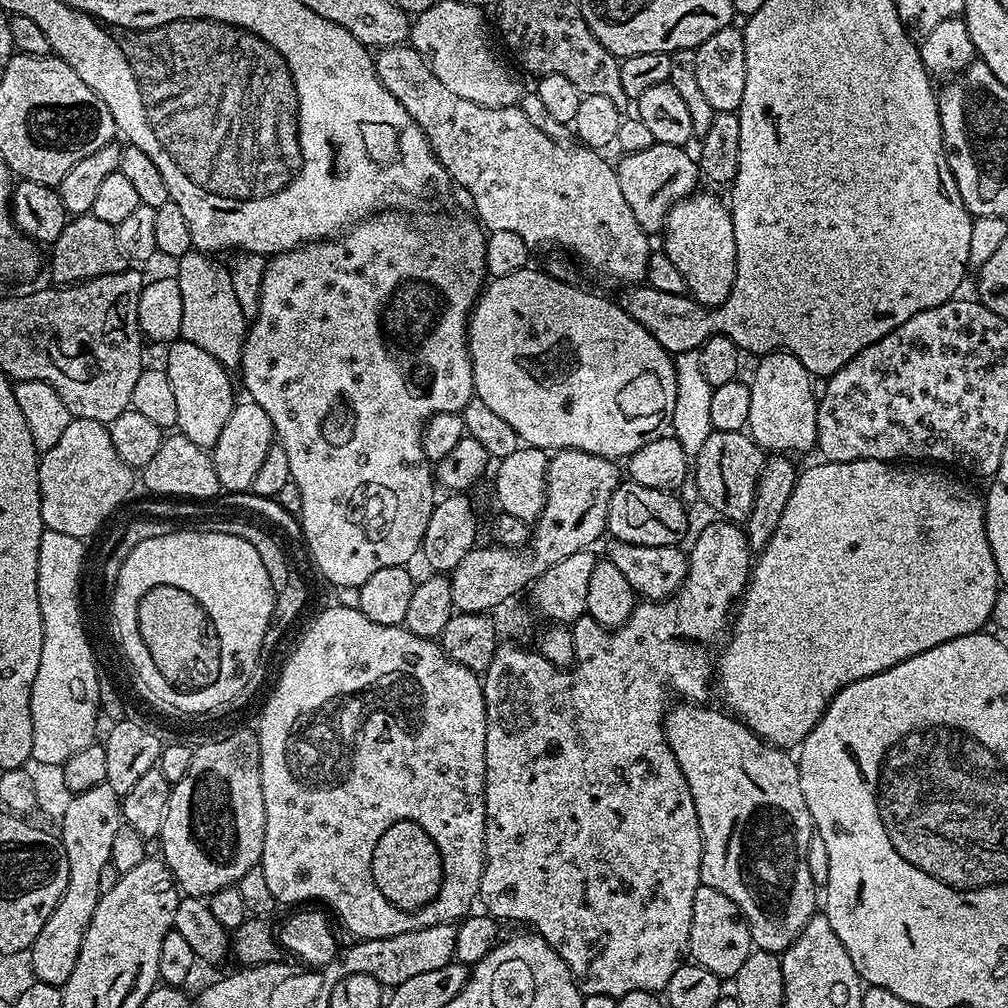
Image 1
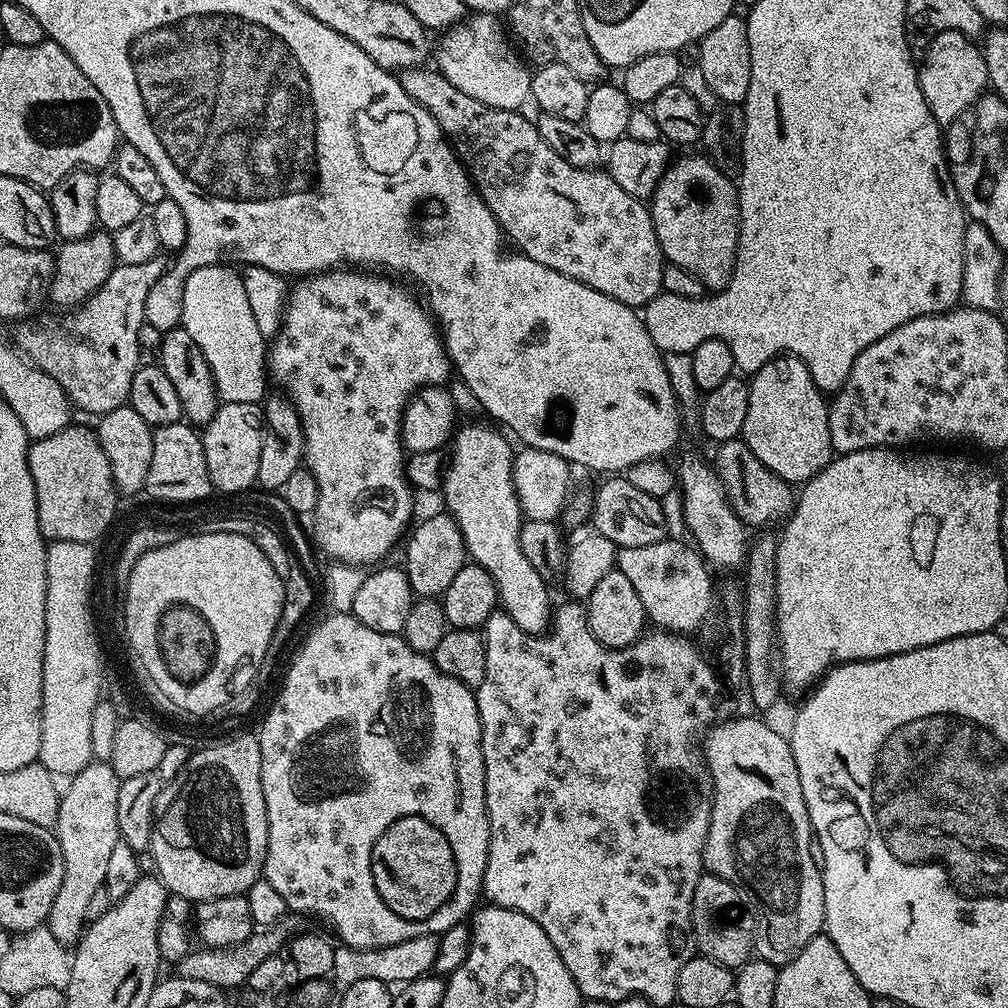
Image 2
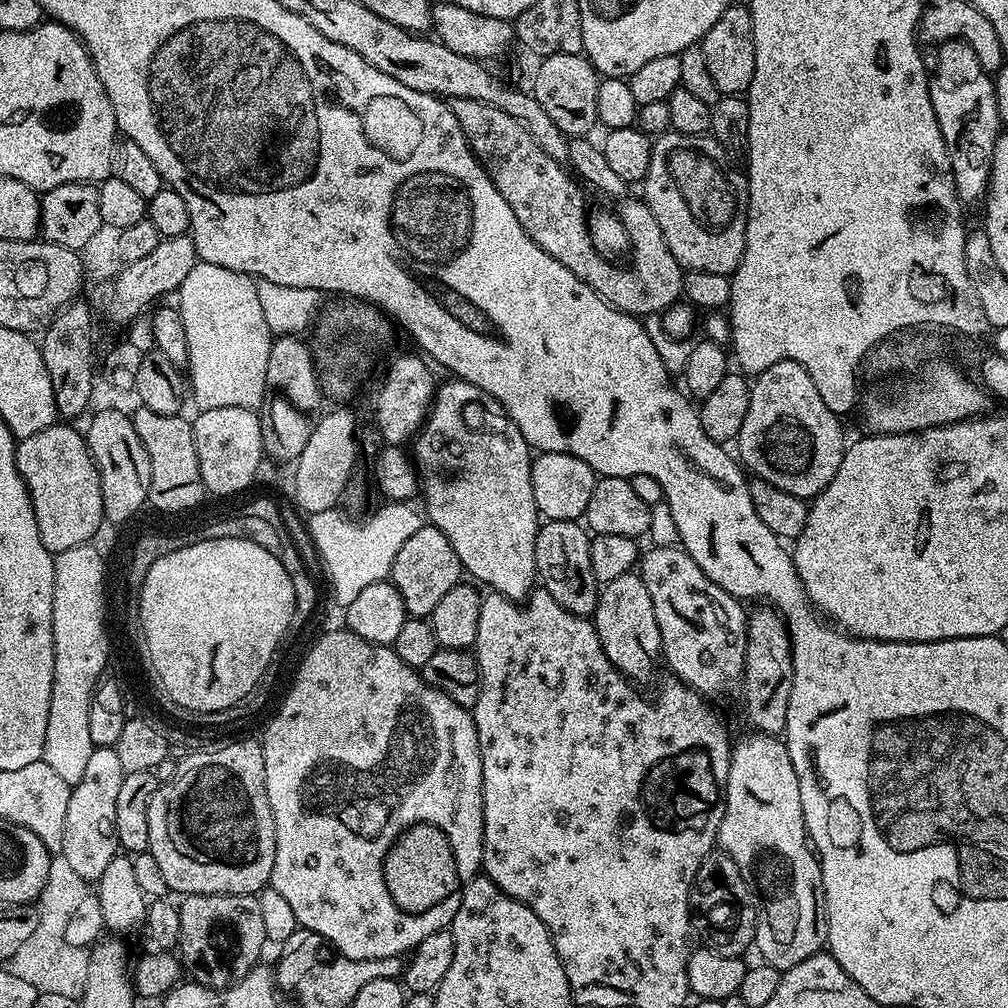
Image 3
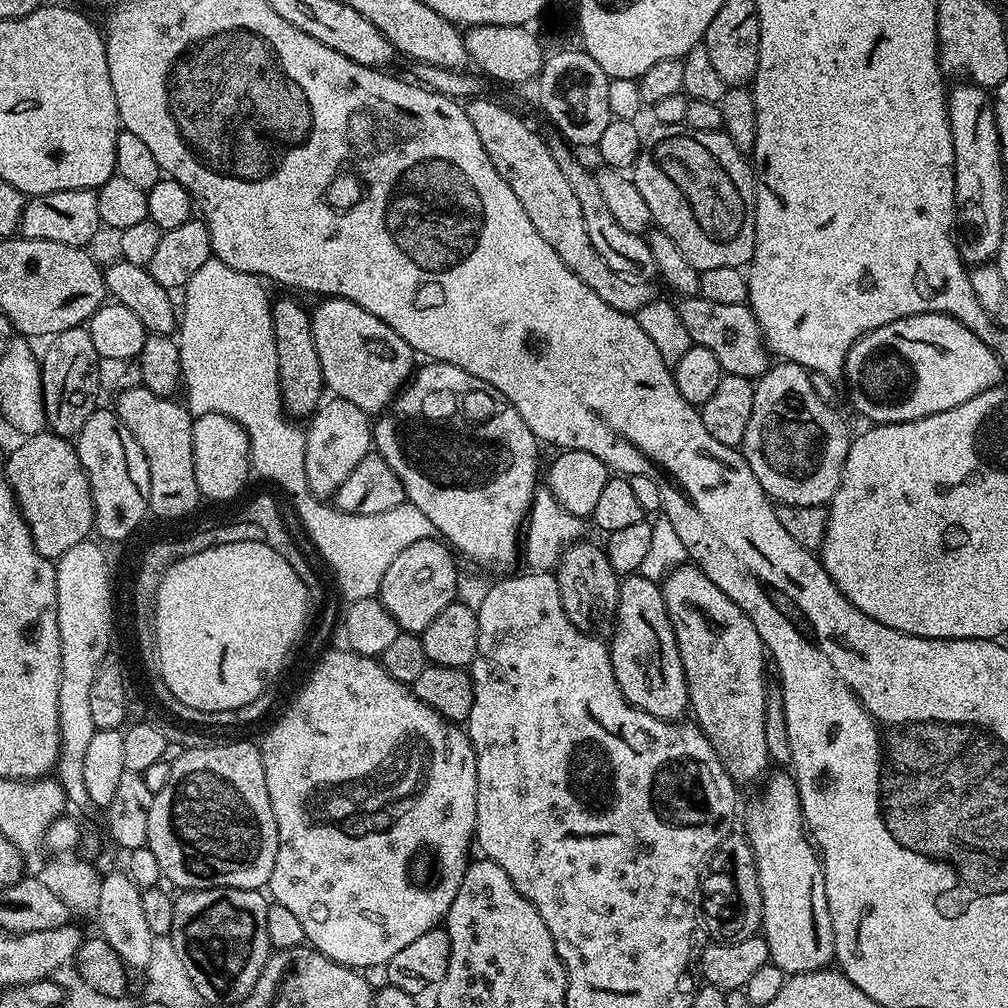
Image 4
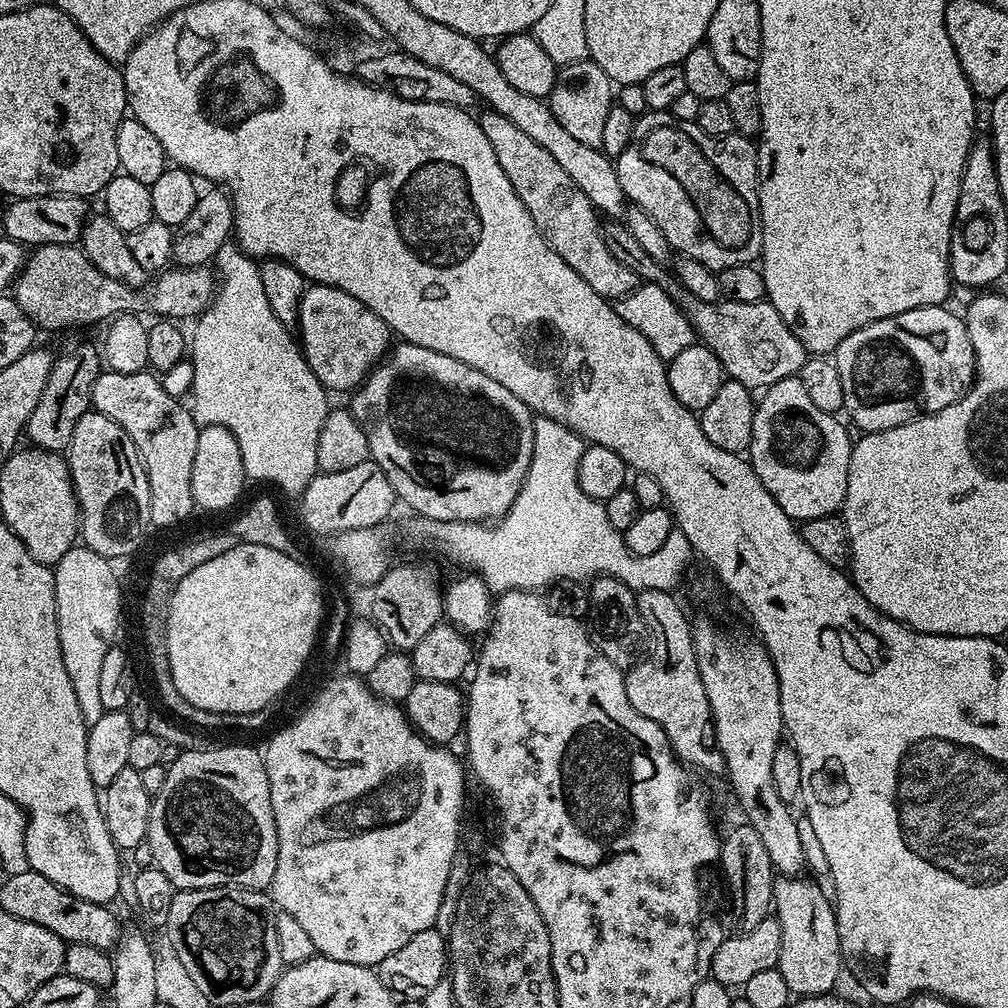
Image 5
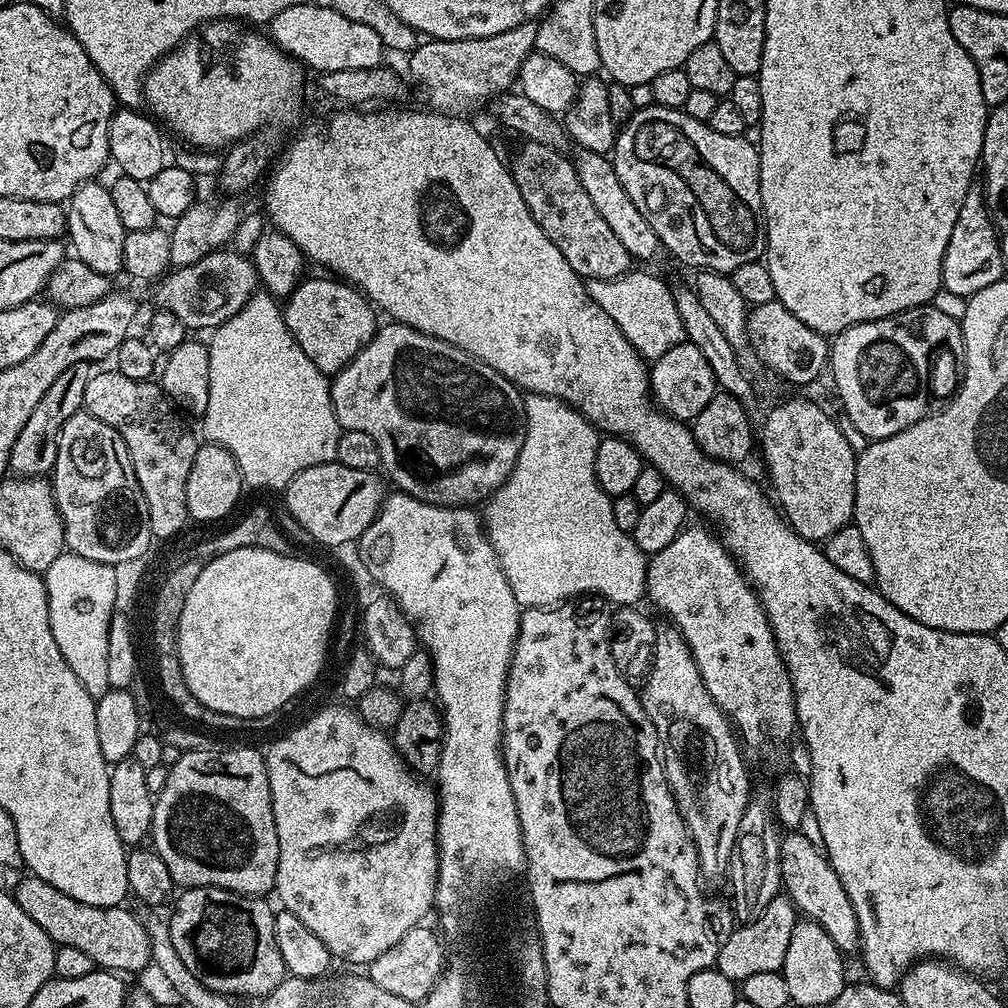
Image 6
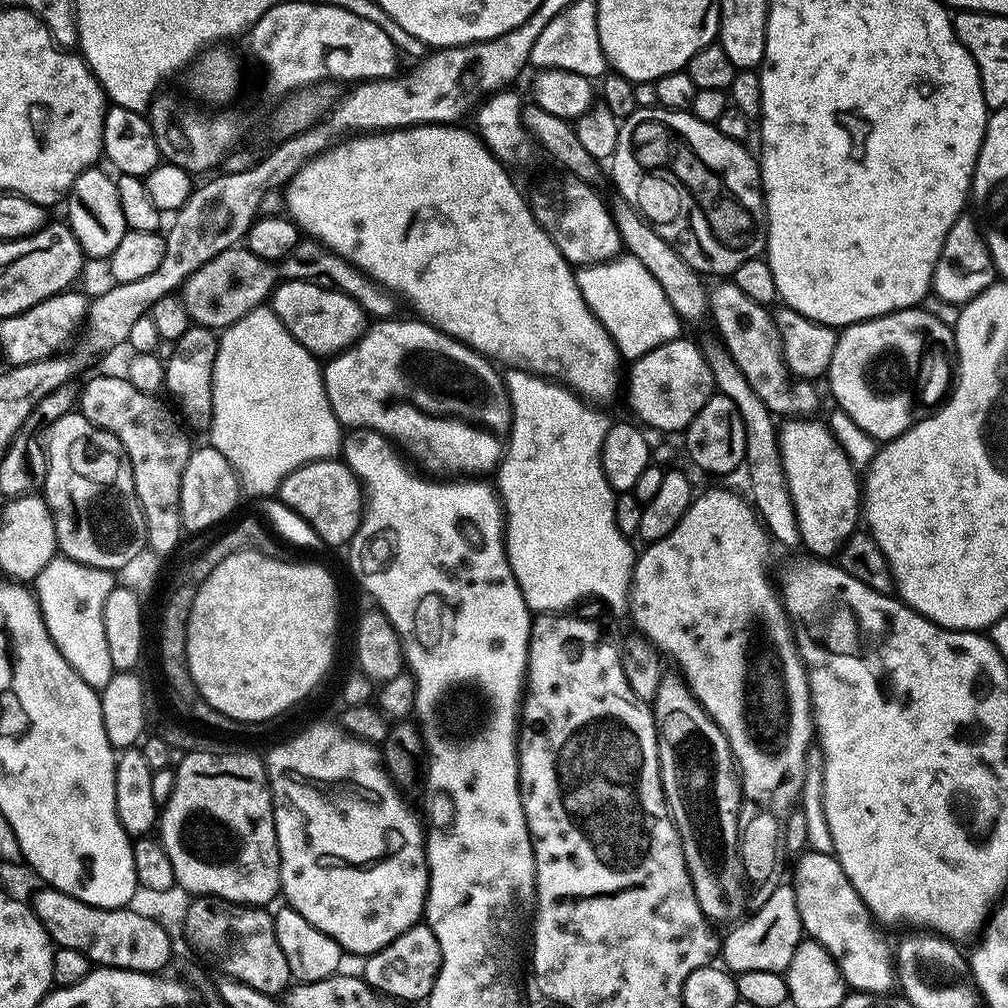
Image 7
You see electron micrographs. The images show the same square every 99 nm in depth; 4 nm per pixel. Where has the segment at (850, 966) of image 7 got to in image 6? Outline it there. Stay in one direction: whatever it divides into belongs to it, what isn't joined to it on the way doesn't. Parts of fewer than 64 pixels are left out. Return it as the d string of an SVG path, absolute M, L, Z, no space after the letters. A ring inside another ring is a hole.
M788 830L780 836L780 883L788 899L795 904L797 913L822 926L822 930L826 930L826 934L834 940L834 946L838 946L841 953L855 953L859 949L858 918L854 918L854 906L846 894L846 886L842 886L827 855L821 849L810 846L810 841L799 830Z

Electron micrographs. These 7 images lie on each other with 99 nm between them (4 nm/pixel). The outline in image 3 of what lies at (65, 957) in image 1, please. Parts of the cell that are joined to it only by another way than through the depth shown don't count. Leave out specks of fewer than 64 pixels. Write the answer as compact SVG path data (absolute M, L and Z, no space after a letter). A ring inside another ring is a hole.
M93 747L82 778L71 785L61 853L70 862L75 873L80 874L87 882L100 880L106 866L110 866L112 859L118 855L120 843L114 830L114 813L118 789L122 786L125 774L115 747Z

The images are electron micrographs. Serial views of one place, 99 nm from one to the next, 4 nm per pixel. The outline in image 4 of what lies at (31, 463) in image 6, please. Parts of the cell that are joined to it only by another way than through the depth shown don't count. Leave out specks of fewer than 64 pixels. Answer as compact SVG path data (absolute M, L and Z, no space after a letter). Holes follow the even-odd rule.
M84 326L62 330L62 334L51 337L47 344L48 349L44 354L42 352L42 359L39 361L47 427L55 436L74 438L82 430L82 426L86 426L86 418L96 412L96 399L102 396L99 380L101 357Z

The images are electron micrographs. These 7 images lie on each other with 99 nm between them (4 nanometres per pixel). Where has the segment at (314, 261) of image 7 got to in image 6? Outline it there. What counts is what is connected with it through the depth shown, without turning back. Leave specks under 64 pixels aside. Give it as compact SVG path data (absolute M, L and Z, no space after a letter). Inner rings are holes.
M217 250L206 254L206 258L198 258L198 262L190 266L172 268L155 288L157 309L182 318L182 322L190 330L215 330L230 318L234 318L234 314L238 314L242 306L246 306L248 299L256 295L258 277L256 267L245 253Z

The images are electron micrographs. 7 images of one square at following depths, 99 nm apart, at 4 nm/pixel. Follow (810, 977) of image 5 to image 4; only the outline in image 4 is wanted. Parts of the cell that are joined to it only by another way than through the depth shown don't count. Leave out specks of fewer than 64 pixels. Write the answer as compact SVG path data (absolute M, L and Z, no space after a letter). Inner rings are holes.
M787 771L774 772L767 777L764 800L754 801L748 812L746 829L756 859L758 886L762 890L762 935L768 944L769 961L779 966L785 974L819 972L833 963L836 954L834 926L830 922L830 906L826 902L824 865L806 831L804 812L800 809L800 791L796 788L795 779Z

